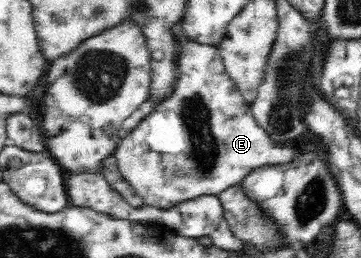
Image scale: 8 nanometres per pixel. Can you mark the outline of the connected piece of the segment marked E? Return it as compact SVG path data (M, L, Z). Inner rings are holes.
M180 21L172 24L171 32L178 48L179 79L174 94L159 102L117 143L115 157L122 177L129 182L144 201L144 205L171 209L181 202L202 195L219 195L223 190L242 184L254 170L293 162L298 147L278 147L276 142L254 118L251 106L246 103L226 73L220 52L214 46L202 45L180 33Z

